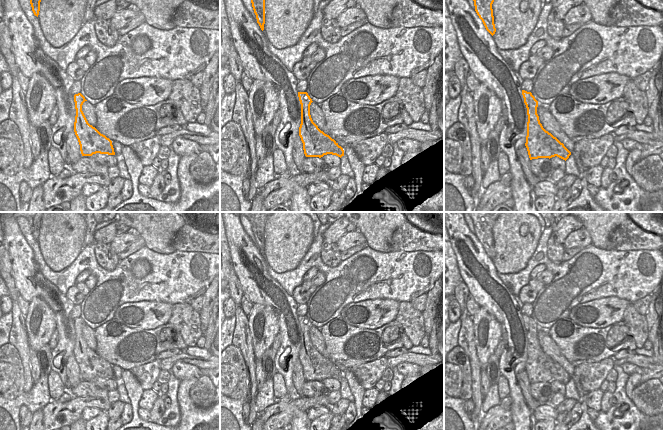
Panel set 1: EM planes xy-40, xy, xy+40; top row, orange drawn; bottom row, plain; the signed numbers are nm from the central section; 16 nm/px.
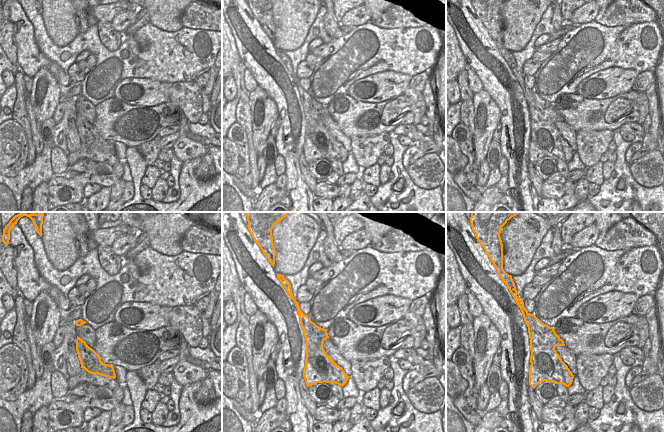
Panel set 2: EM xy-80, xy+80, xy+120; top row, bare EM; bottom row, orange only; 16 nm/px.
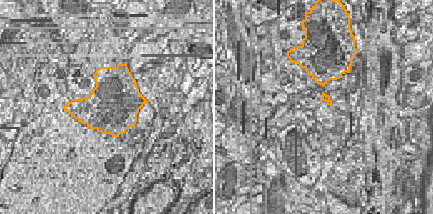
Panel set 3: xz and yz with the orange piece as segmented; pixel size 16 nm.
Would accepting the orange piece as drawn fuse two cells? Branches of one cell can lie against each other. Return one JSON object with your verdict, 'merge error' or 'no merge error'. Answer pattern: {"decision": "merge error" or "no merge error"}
{"decision": "merge error"}

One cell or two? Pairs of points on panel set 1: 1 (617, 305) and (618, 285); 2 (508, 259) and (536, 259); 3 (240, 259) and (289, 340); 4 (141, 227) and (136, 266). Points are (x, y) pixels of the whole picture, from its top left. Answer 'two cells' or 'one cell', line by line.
1: two cells
2: two cells
3: one cell
4: two cells

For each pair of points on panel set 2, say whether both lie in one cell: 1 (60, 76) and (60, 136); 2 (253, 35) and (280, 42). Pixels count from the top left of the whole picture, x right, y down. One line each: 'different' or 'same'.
1: same
2: different

